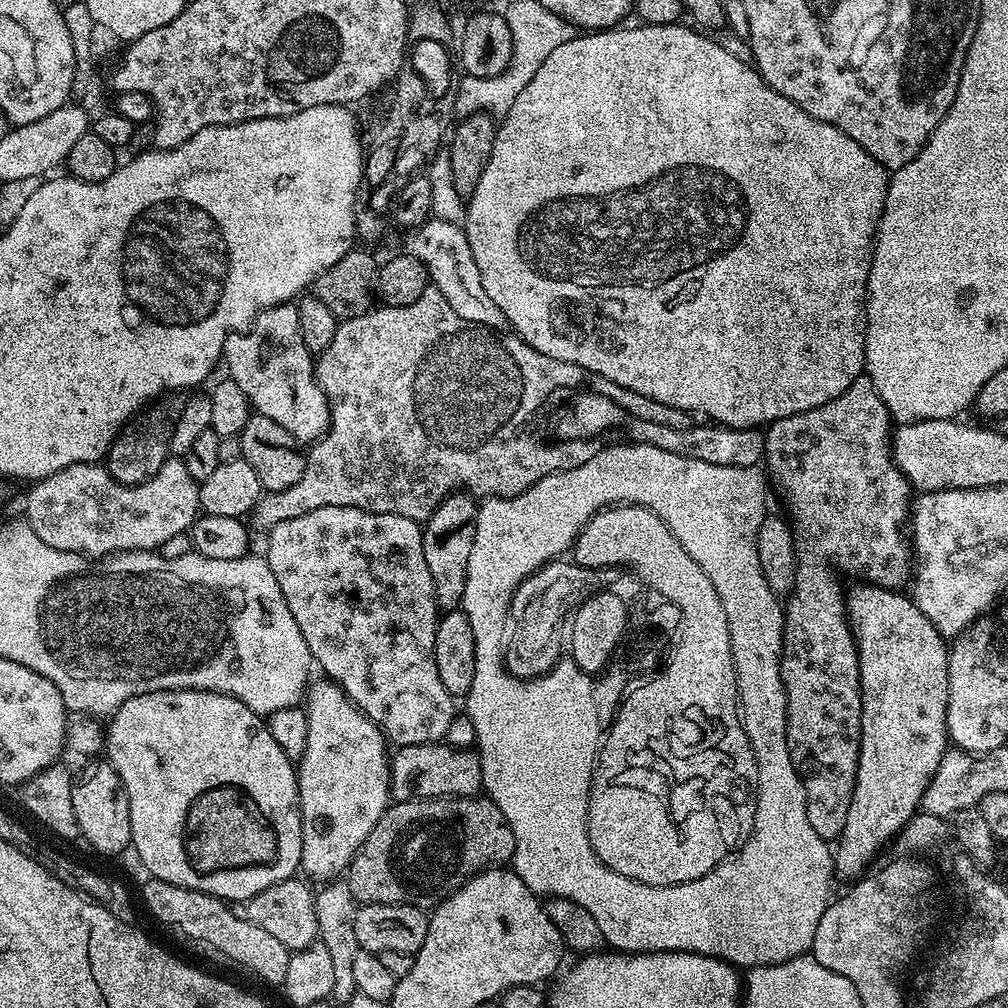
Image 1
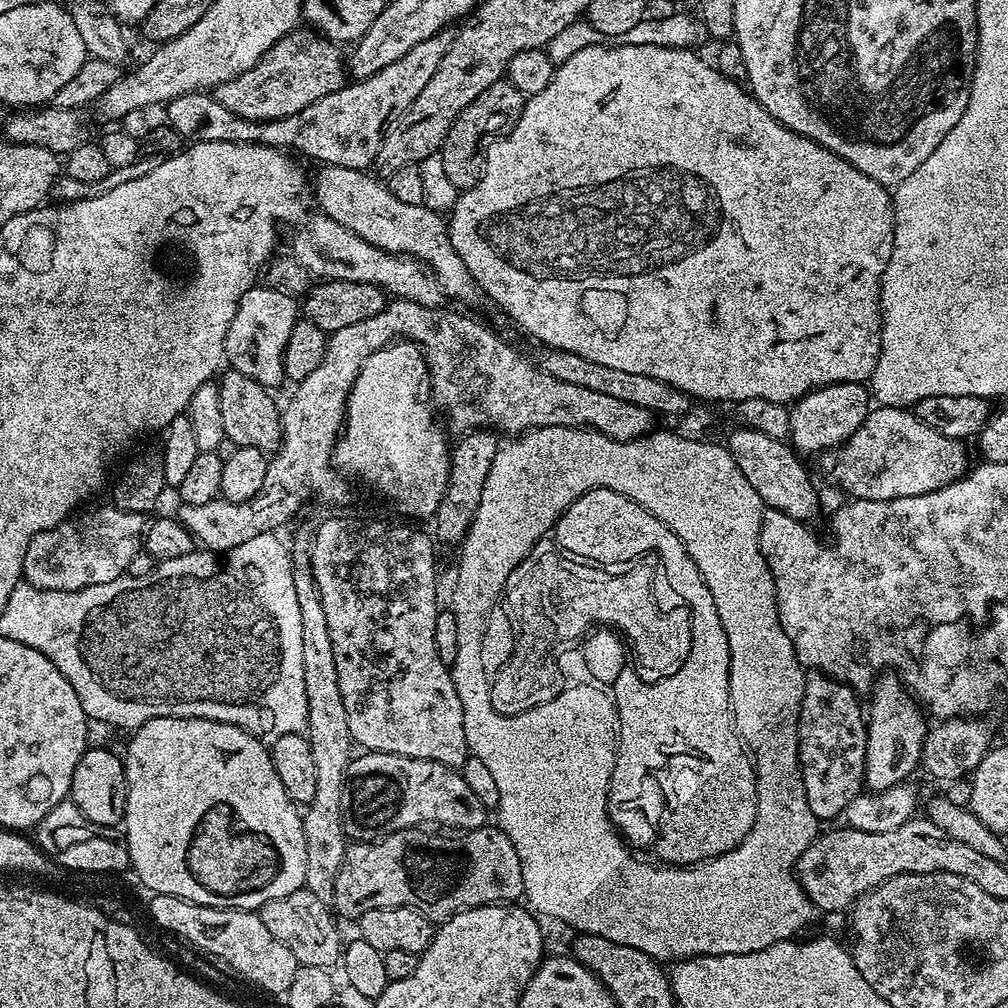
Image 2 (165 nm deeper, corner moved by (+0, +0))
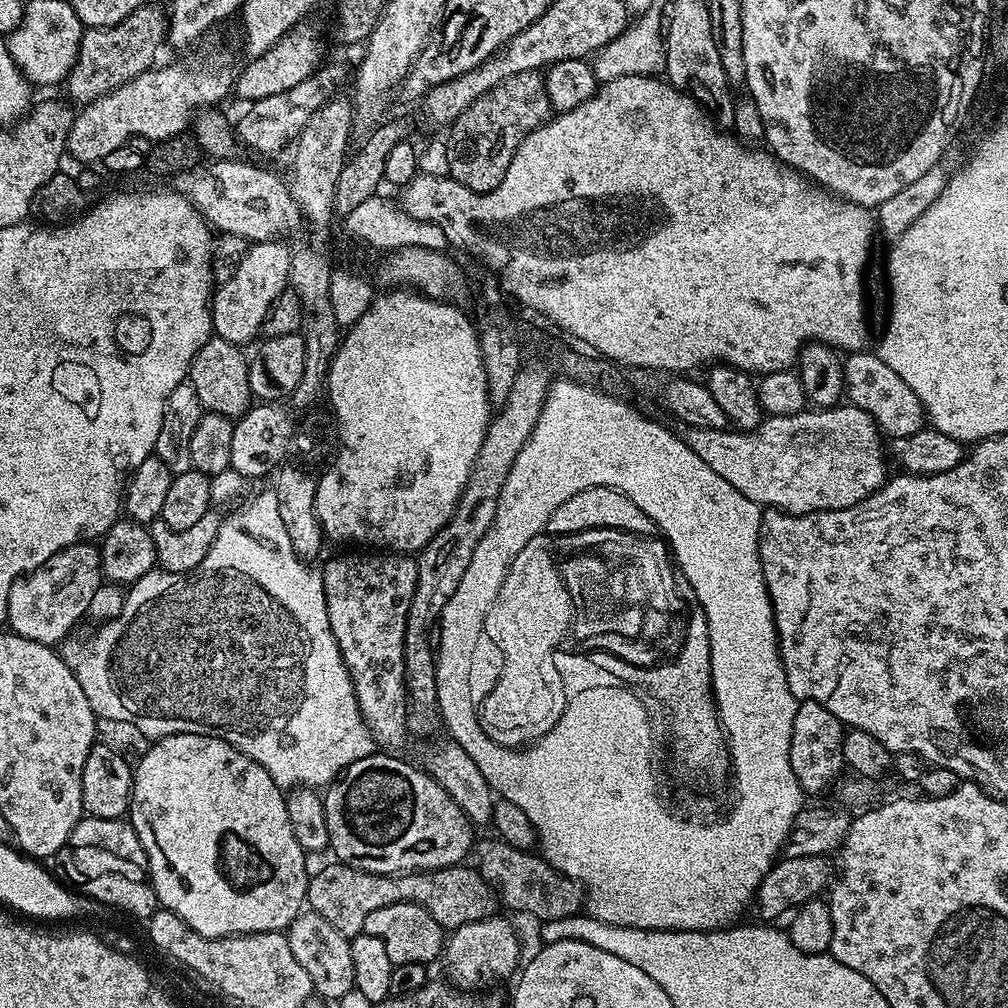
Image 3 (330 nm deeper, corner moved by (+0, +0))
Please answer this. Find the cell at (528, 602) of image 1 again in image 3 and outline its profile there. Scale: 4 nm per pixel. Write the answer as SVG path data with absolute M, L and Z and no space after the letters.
M544 534L535 536L526 542L526 546L522 546L522 550L518 550L502 582L500 593L484 619L485 632L504 656L504 665L497 684L479 701L480 725L484 733L503 748L519 749L539 740L555 726L558 718L562 718L570 699L569 689L557 681L555 672L552 672L551 665L548 664L548 648L556 643L568 620L568 600L565 600L567 592L562 587L564 576L552 565L552 552L548 549L547 539L549 537Z

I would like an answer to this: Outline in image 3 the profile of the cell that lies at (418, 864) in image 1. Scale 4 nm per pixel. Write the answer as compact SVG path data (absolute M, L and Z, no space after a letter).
M331 862L308 882L307 907L316 912L334 930L346 937L360 935L366 914L391 904L417 904L425 908L441 928L460 928L475 920L487 920L498 908L498 897L491 884L475 867L453 866L433 868L430 872L406 872L394 876L379 876L351 868L348 864Z

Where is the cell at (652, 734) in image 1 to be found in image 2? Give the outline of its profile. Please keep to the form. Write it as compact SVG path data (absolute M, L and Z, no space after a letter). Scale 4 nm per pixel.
M591 488L586 494L582 494L582 498L575 500L565 510L564 514L557 518L554 539L561 552L580 560L585 558L585 556L593 556L598 560L624 559L624 557L630 556L631 552L639 551L639 548L655 547L658 564L662 569L662 580L664 572L665 582L677 592L675 595L687 605L687 608L692 613L692 645L690 646L689 656L682 662L681 668L676 673L670 674L653 684L647 684L645 680L640 679L635 667L628 666L624 669L624 672L619 674L616 682L611 685L610 695L616 701L619 736L616 746L614 774L610 778L610 786L608 787L608 817L611 818L612 825L633 849L639 850L641 853L653 852L657 856L655 859L664 866L700 866L709 860L713 860L716 856L721 856L730 850L734 850L744 841L746 834L750 834L750 830L756 821L756 769L736 731L732 718L732 703L730 702L730 642L726 638L726 630L722 626L722 618L718 618L718 606L714 606L714 594L710 594L710 586L706 586L704 575L700 573L698 566L694 566L694 558L690 558L686 546L682 546L682 542L678 538L678 534L674 534L674 530L670 530L658 518L654 518L654 514L650 514L645 508L638 506L638 502L634 502L630 498L626 498L609 488Z

